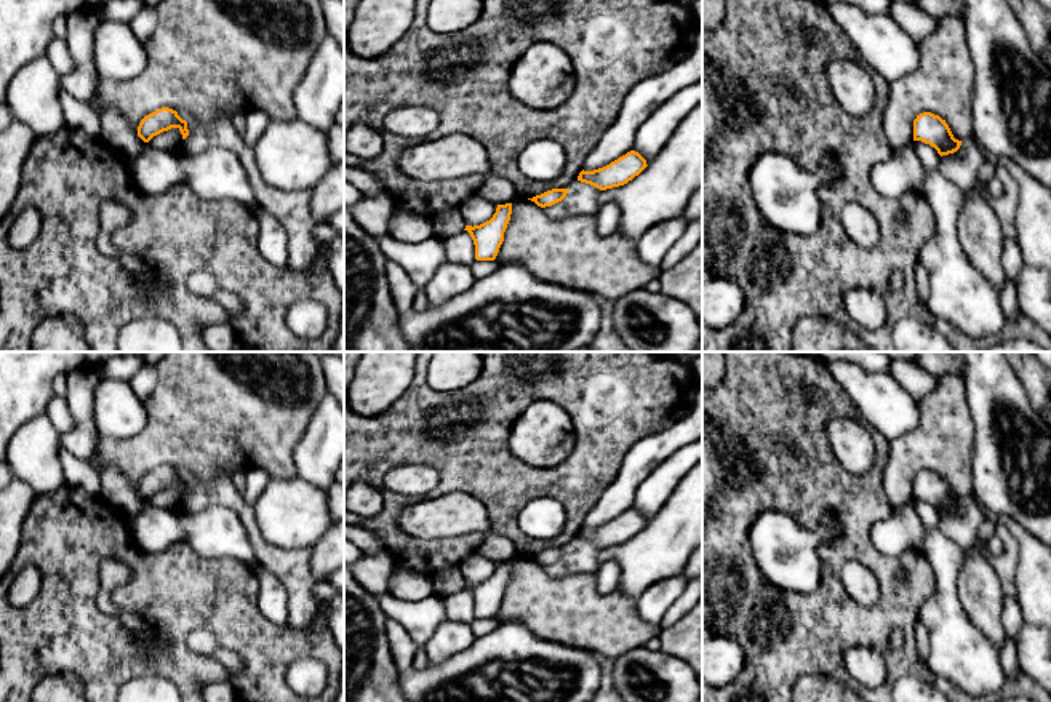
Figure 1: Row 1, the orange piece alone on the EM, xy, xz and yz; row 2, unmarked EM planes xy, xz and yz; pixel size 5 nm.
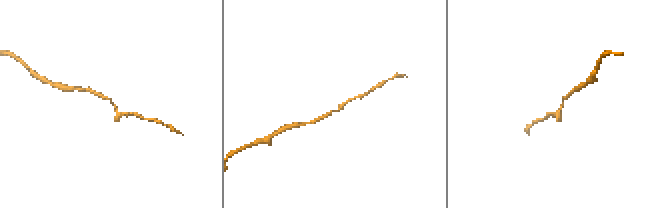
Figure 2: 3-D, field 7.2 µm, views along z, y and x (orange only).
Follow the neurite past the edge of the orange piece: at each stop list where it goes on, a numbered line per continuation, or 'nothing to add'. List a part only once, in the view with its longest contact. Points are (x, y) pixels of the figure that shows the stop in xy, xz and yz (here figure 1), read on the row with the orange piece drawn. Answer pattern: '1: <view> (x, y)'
nothing to add

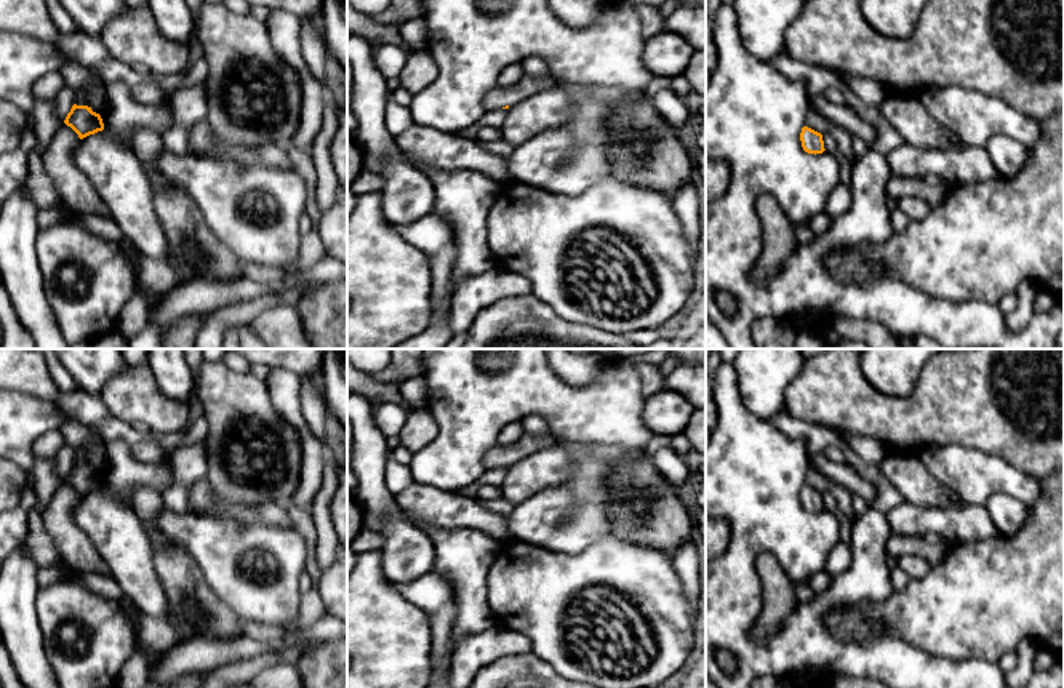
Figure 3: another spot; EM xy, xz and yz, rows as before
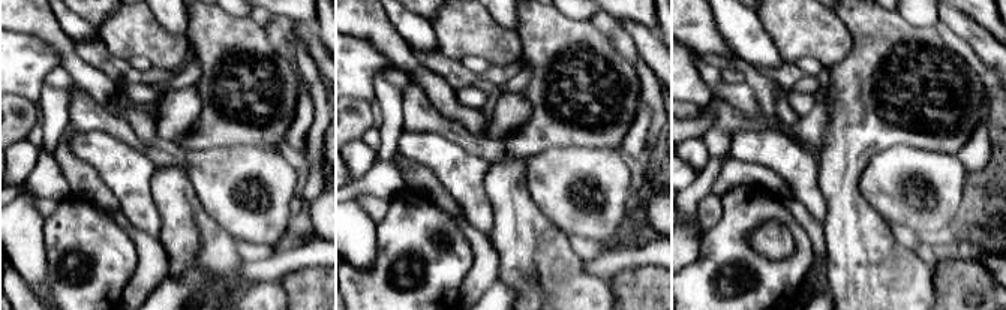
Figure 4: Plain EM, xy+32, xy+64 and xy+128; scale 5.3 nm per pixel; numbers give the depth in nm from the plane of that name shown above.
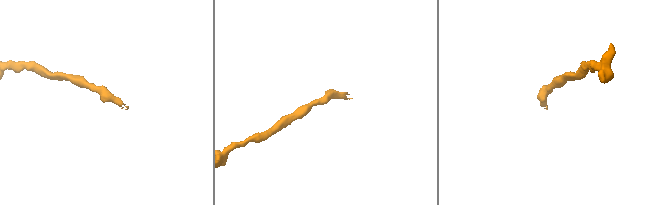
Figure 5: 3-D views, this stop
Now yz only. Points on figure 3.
nothing to add

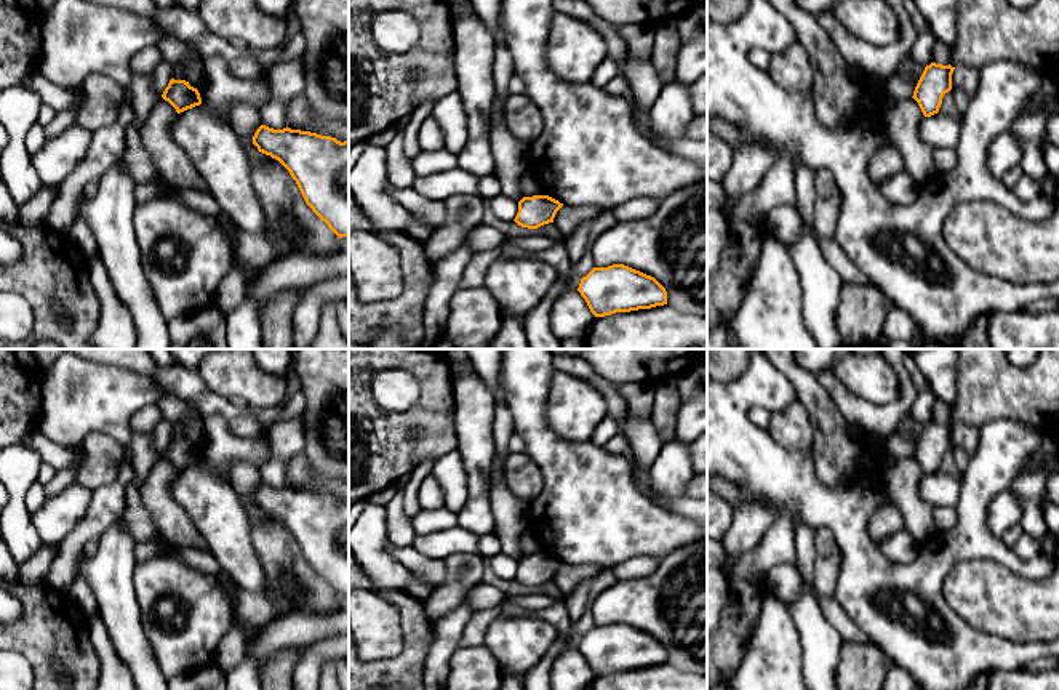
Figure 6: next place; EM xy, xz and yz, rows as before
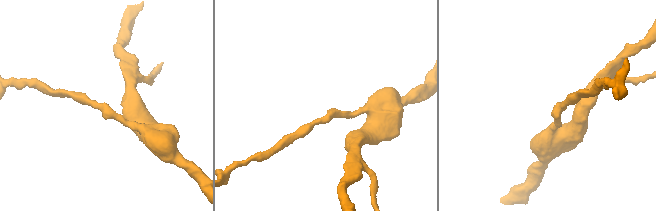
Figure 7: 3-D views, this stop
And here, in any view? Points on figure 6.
nothing to add

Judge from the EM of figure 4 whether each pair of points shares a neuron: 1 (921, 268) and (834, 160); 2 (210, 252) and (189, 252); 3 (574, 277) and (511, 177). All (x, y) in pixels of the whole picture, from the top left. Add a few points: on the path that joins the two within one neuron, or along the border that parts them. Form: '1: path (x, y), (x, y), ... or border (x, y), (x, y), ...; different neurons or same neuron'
1: path (891, 253), (846, 208), (840, 190); same neuron
2: path (206, 252), (194, 252); same neuron
3: path (549, 252), (516, 219), (511, 202); same neuron

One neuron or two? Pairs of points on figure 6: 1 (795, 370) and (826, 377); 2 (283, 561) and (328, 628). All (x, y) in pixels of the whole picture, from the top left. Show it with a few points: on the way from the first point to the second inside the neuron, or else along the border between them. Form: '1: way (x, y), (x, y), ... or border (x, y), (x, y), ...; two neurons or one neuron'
1: border (815, 375), (837, 407); two neurons
2: border (299, 607), (331, 613); two neurons

